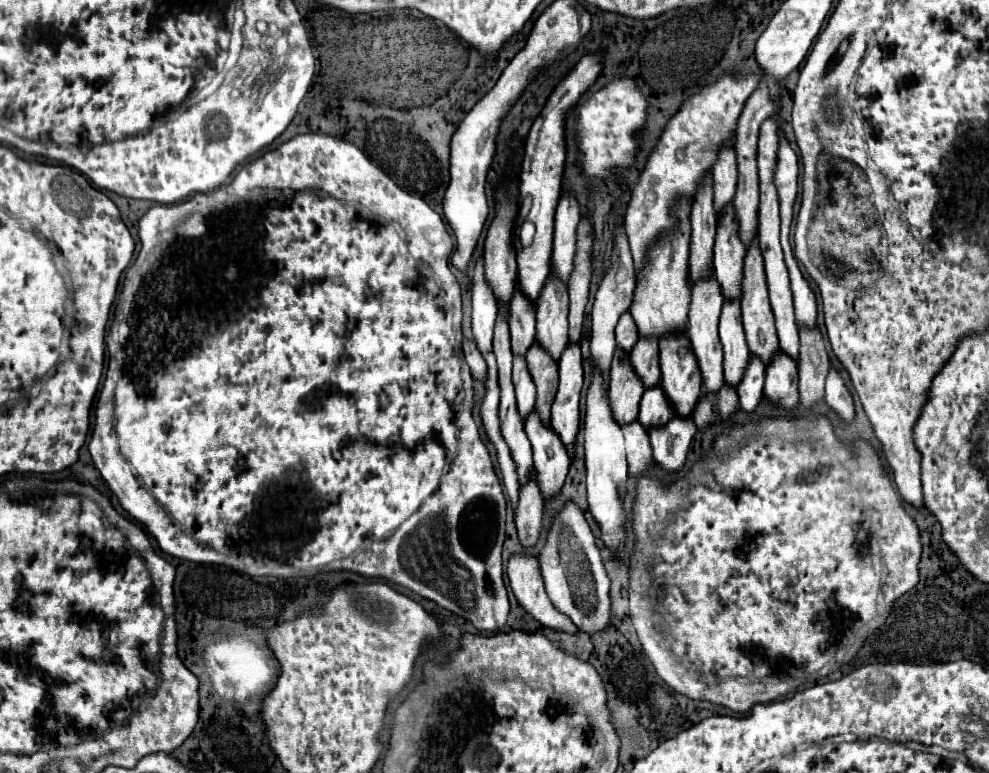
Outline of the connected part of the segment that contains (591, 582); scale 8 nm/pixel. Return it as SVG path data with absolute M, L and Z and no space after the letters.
M567 499L563 509L555 513L545 545L539 553L539 565L549 599L561 613L569 615L579 629L597 633L609 625L609 577L599 557L591 527L575 501Z

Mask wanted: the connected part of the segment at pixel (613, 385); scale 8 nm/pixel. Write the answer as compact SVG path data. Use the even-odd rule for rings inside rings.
M617 347L609 369L609 401L619 423L637 419L643 393L645 387L631 365L631 355Z

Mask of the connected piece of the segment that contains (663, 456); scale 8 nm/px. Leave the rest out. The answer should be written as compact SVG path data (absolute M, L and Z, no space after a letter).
M671 419L665 427L649 427L653 459L667 471L679 471L697 427L693 419Z

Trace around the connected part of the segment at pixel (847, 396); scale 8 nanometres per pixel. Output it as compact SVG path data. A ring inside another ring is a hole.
M831 365L827 373L825 383L825 401L833 411L837 411L845 421L853 419L853 397L845 385L845 379L839 375L839 371Z

